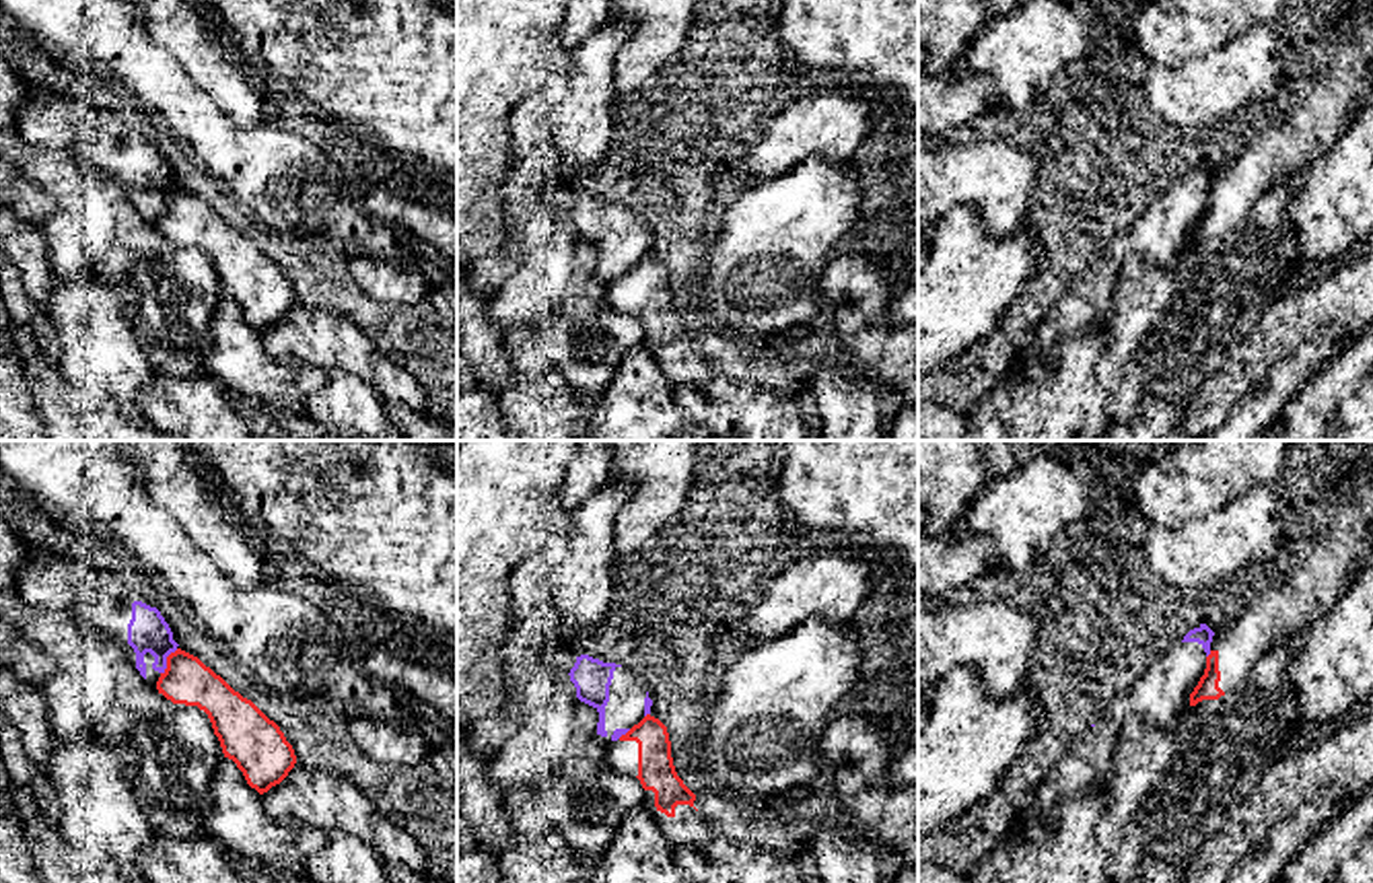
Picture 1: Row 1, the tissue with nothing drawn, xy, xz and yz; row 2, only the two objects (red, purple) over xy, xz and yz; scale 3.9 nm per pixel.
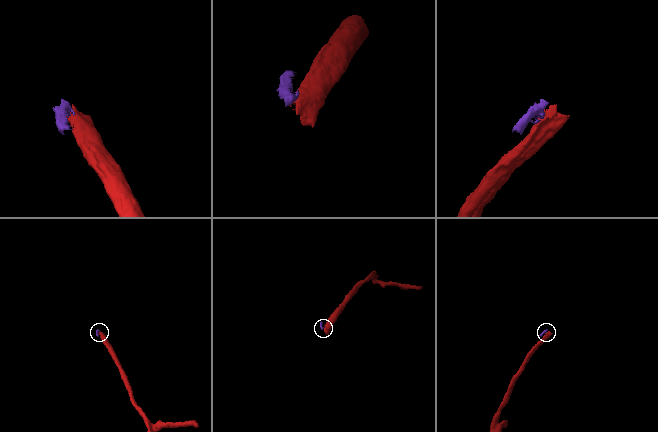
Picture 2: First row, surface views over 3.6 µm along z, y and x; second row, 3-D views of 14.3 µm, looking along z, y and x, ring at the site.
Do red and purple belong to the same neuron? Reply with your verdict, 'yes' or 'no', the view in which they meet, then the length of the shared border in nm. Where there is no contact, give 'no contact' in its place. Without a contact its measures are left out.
no; meets red in xy; contact 120 nm long

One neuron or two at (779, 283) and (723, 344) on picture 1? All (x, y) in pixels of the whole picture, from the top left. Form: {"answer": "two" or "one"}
{"answer": "one"}

